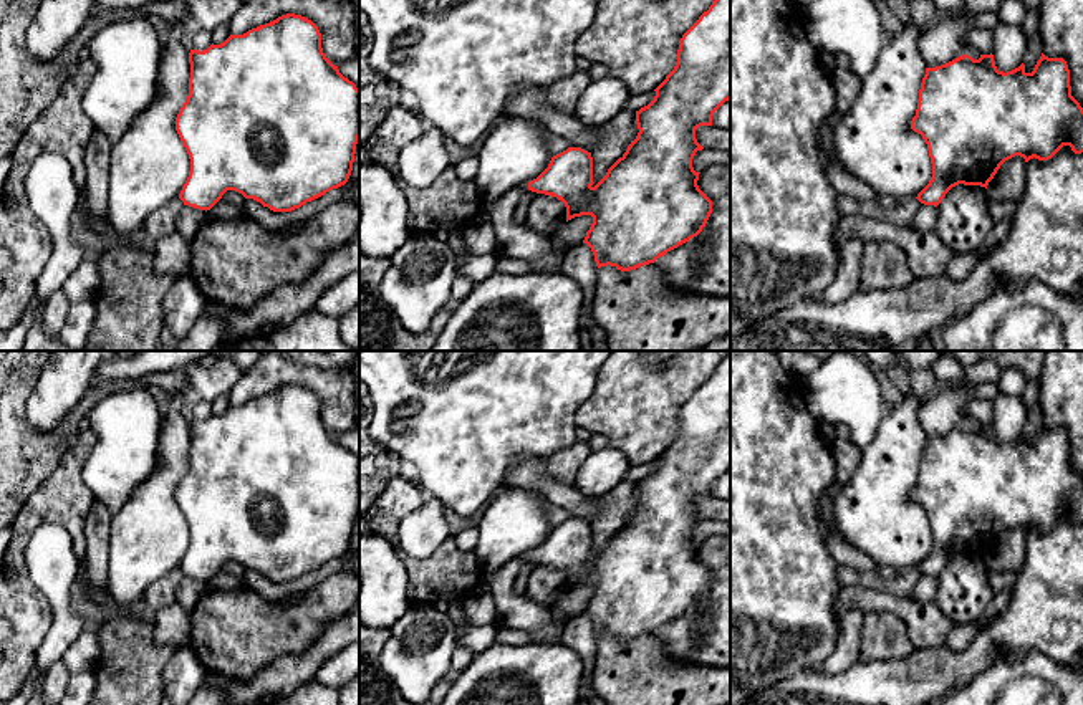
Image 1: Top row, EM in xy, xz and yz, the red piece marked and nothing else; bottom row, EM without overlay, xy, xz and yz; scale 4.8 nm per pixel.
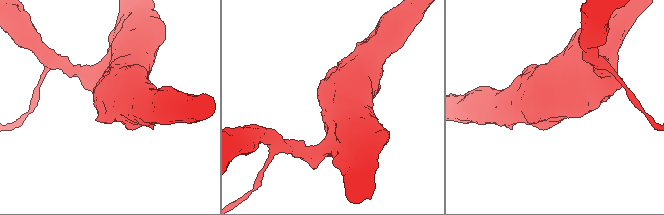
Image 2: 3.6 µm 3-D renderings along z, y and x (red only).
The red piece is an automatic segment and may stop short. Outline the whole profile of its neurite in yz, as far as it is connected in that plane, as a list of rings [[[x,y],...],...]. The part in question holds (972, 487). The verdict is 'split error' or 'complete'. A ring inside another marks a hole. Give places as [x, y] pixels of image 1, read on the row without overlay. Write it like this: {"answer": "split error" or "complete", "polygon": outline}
{"answer": "complete", "polygon": [[[992,424],[979,430],[962,425],[926,439],[911,500],[922,506],[932,535],[932,548],[916,569],[934,578],[959,554],[987,559],[1000,536],[1015,526],[1025,533],[1033,528],[1048,531],[1063,516],[1075,525],[1083,523],[1083,478],[1071,467],[1068,435],[1043,424],[1032,444],[1023,434],[1012,442],[999,442]]]}

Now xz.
{"answer": "complete", "polygon": [[[730,354],[682,405],[677,434],[654,462],[654,470],[636,482],[636,510],[596,556],[591,523],[581,518],[553,526],[548,538],[528,553],[528,561],[565,574],[566,592],[593,588],[583,614],[591,619],[598,639],[609,635],[629,642],[654,634],[697,607],[712,584],[712,571],[697,556],[700,543],[694,541],[692,530],[704,520],[696,500],[712,496],[714,483],[730,470]]]}

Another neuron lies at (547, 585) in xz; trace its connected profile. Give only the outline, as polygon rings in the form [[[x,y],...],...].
[[[537,564],[532,571],[525,596],[538,607],[551,607],[563,594],[566,594],[566,578],[551,566]]]

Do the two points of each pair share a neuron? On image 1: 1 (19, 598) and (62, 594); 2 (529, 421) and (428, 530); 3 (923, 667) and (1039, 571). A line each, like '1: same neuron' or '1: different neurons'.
1: different neurons
2: different neurons
3: same neuron

